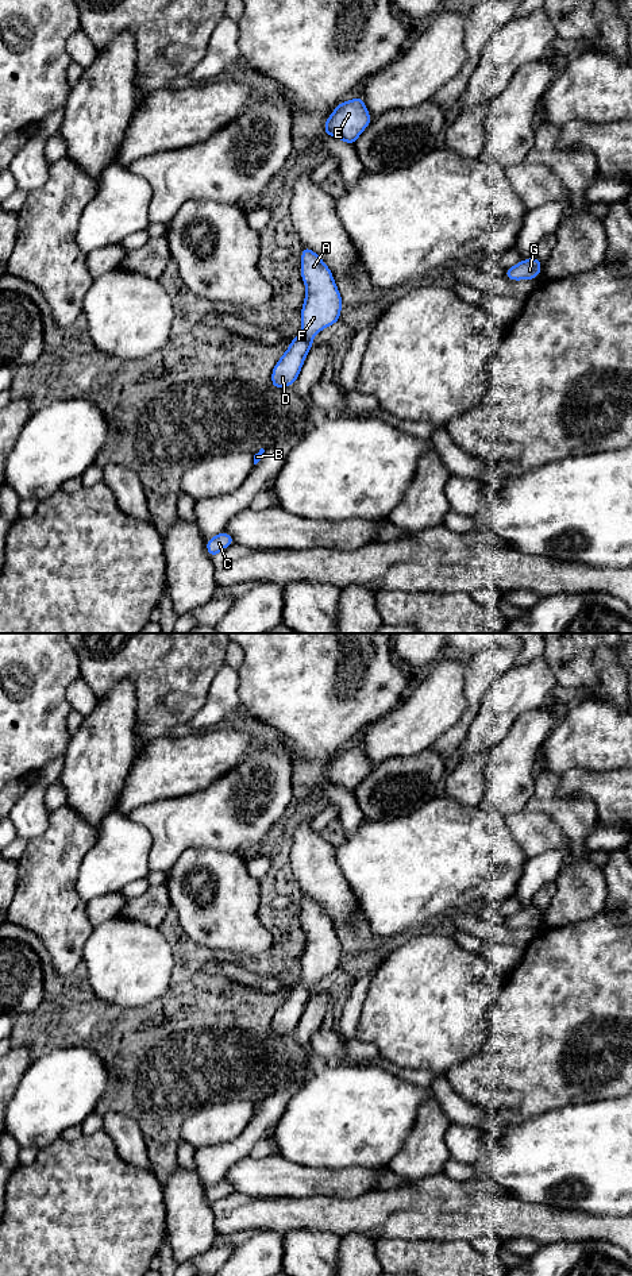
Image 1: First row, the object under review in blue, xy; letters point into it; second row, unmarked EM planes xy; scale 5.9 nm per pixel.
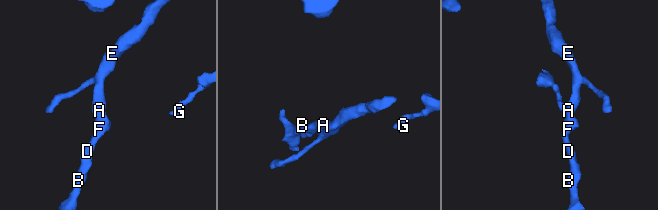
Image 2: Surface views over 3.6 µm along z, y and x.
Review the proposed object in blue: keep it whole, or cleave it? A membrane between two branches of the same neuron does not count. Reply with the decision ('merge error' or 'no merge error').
no merge error

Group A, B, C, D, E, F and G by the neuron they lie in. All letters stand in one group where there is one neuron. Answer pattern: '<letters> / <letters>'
A B C D E F G

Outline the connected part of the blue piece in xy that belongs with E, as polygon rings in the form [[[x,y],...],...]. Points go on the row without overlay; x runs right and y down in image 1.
[[[363,743],[351,749],[342,749],[325,768],[324,783],[334,783],[336,787],[354,793],[373,766],[363,753]]]

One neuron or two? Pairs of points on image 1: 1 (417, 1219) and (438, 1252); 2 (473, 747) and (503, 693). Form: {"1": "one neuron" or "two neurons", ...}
{"1": "two neurons", "2": "one neuron"}

